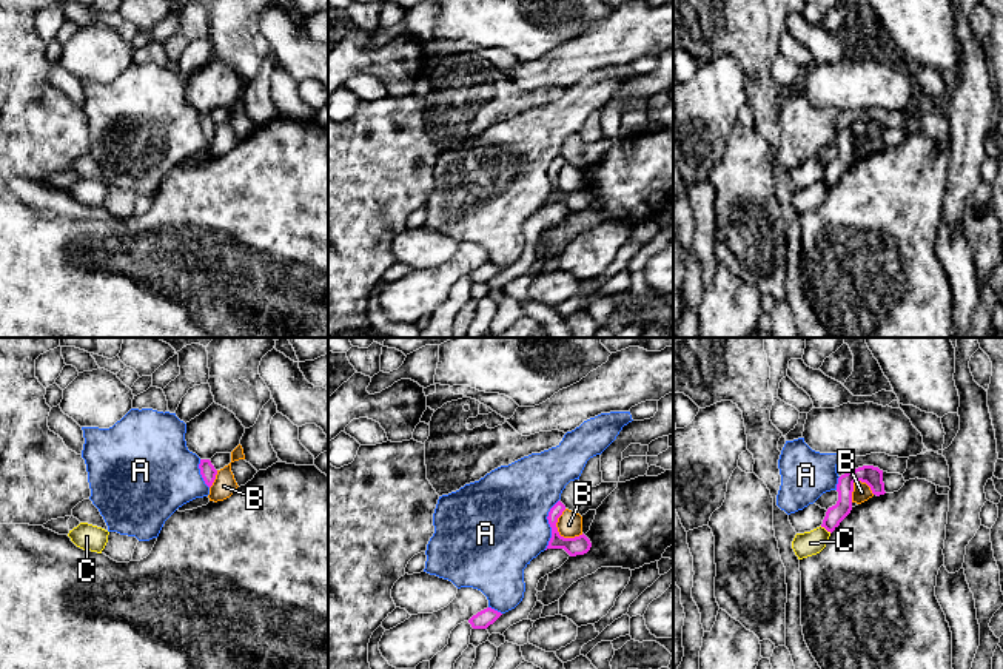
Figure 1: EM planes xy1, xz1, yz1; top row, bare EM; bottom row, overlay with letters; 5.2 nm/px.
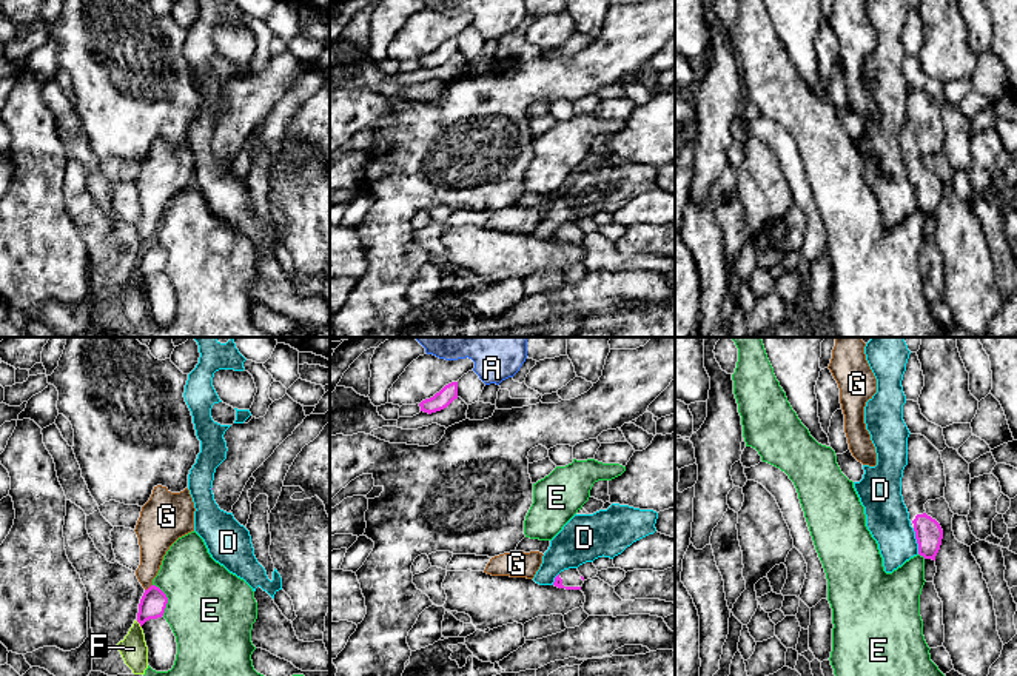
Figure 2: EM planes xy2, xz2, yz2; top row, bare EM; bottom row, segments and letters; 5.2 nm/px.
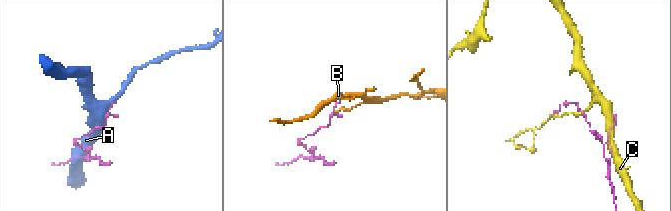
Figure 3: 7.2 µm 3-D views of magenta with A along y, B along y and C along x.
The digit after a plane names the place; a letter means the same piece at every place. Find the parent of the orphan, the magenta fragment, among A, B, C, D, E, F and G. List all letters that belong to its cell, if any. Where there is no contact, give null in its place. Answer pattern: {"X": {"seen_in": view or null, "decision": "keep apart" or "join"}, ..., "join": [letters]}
{"A": {"seen_in": "xz1", "decision": "keep apart"}, "B": {"seen_in": "xz1", "decision": "keep apart"}, "C": {"seen_in": "yz1", "decision": "keep apart"}, "D": {"seen_in": "yz2", "decision": "keep apart"}, "E": {"seen_in": "xy2", "decision": "keep apart"}, "F": {"seen_in": "xy2", "decision": "keep apart"}, "G": {"seen_in": "xy2", "decision": "keep apart"}, "join": []}

